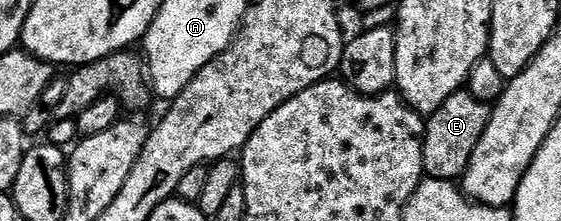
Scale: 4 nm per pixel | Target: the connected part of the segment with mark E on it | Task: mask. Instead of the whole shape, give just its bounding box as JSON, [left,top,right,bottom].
[424,91,492,182]

